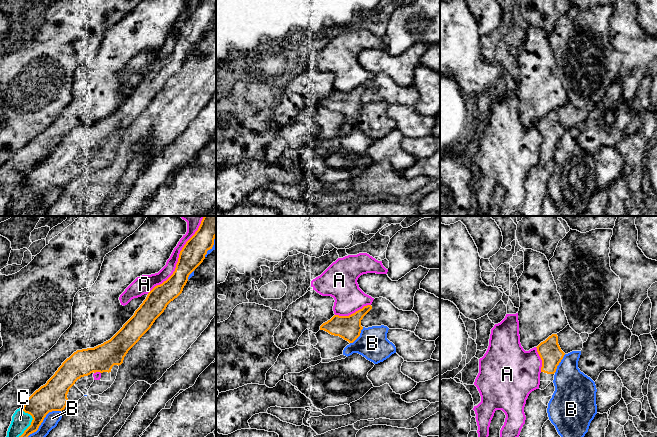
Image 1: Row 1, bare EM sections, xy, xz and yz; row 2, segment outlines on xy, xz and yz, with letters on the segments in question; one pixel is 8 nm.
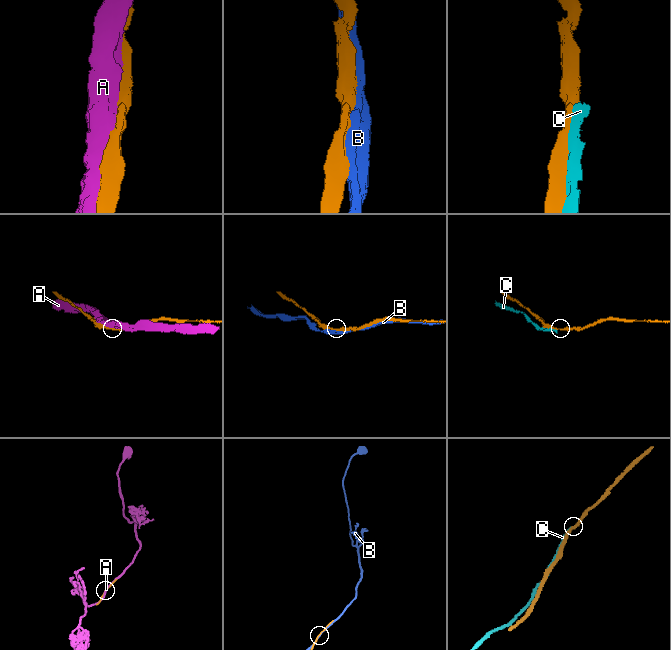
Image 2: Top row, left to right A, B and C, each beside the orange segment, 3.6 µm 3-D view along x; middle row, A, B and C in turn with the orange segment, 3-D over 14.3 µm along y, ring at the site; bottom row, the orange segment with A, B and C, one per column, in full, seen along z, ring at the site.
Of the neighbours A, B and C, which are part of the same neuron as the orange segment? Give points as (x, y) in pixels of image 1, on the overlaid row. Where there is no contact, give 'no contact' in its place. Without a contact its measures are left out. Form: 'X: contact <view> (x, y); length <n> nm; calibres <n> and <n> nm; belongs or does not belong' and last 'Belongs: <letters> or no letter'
A: contact xy (179, 257); length 750 nm; calibres 190 and 100 nm; does not belong
B: contact xy (43, 419); length 340 nm; calibres 240 and 120 nm; does not belong
C: contact xy (32, 420); length 260 nm; calibres 240 and 150 nm; does not belong
Belongs: no letter

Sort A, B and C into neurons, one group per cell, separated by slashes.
A / B / C

